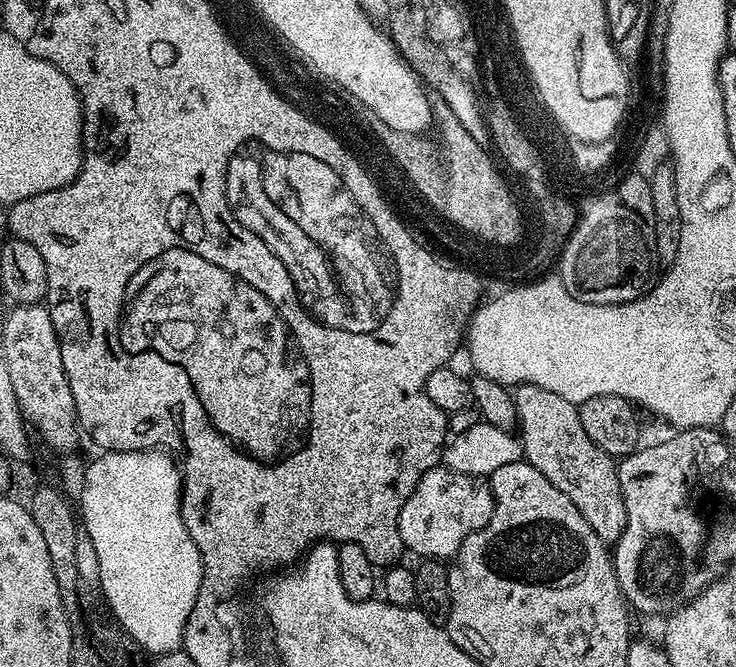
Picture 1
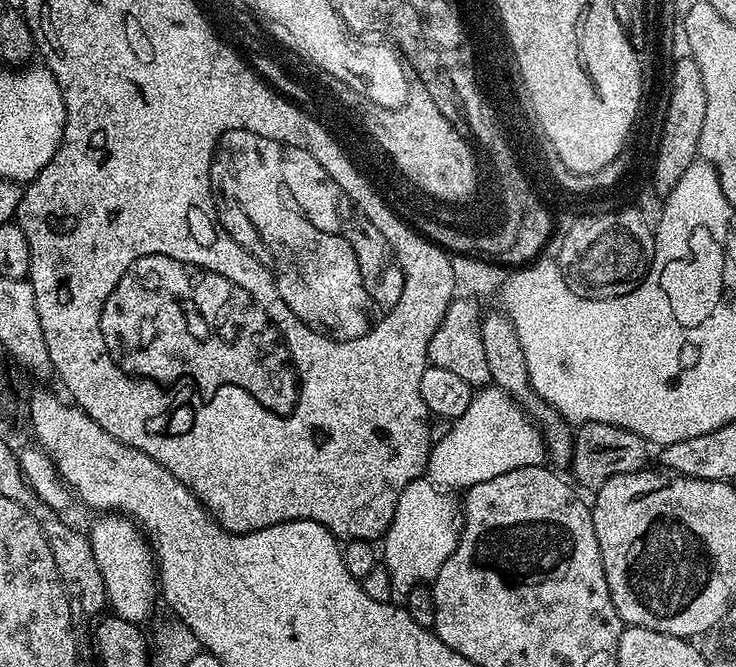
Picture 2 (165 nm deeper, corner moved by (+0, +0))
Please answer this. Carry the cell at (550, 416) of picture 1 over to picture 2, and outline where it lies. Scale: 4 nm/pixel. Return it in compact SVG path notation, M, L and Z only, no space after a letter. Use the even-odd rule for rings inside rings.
M497 310L483 317L480 321L483 349L486 350L487 365L492 375L491 383L500 388L507 396L519 402L530 413L531 419L538 425L544 437L546 456L553 465L572 463L573 429L567 420L550 404L545 404L532 390L530 374L526 366L526 354L522 350L522 342L518 338L518 330L514 322L503 311Z

